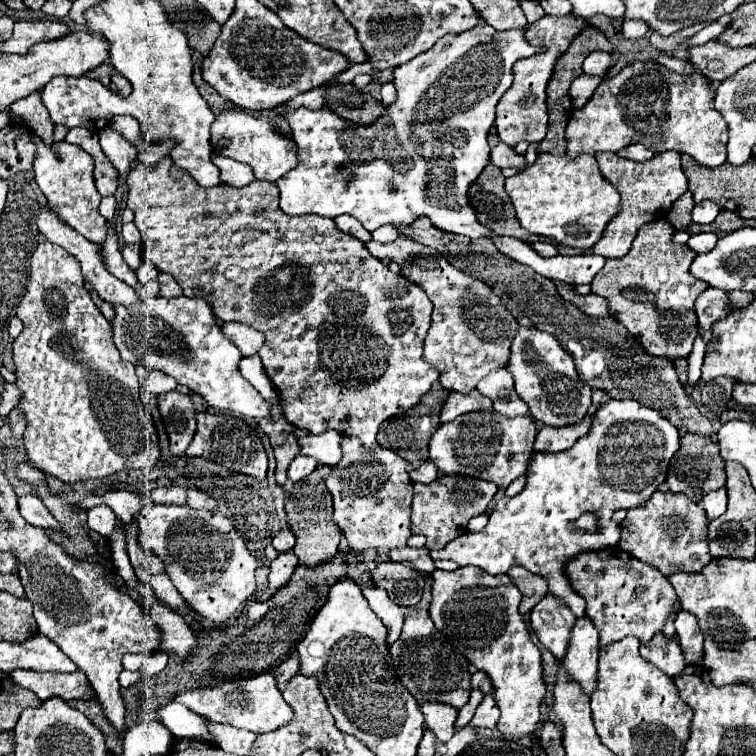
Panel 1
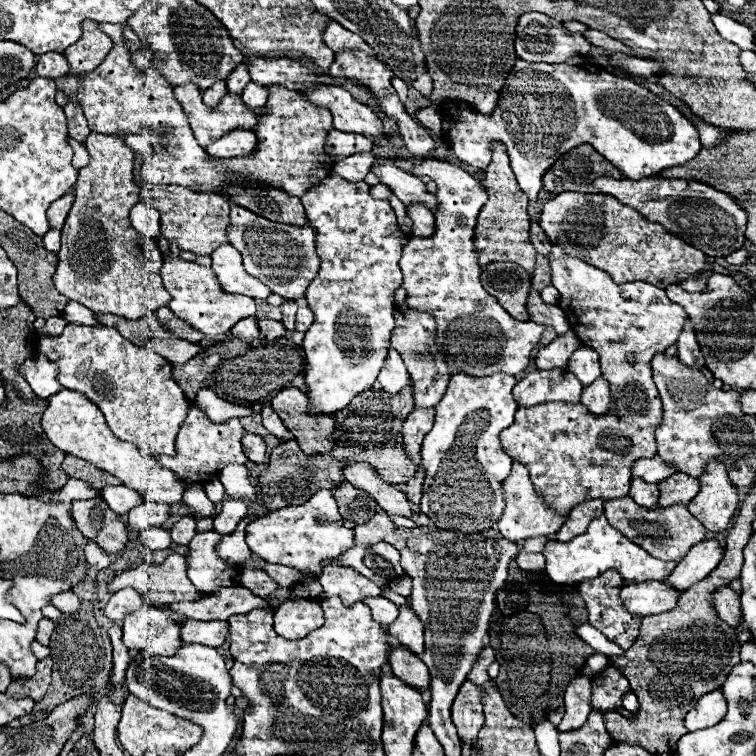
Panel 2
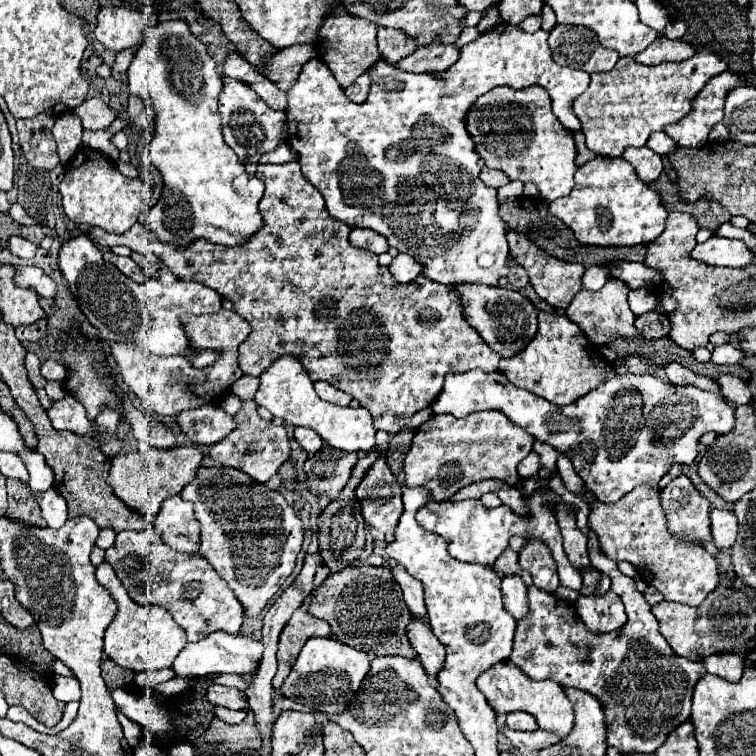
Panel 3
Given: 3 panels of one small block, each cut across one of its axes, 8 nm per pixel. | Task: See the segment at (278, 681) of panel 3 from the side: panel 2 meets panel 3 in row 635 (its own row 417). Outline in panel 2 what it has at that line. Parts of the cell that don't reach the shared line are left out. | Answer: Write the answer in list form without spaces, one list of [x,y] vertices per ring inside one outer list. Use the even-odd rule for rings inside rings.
[[[284,388],[272,398],[272,408],[284,420],[306,454],[330,452],[334,420],[326,414],[312,414],[308,396],[298,388]]]

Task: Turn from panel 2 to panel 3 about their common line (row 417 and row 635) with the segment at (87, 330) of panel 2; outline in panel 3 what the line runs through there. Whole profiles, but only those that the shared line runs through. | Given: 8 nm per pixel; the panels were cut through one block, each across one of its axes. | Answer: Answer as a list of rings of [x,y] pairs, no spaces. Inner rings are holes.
[[[102,562],[96,568],[96,580],[108,592],[112,592],[112,598],[116,600],[116,606],[118,606],[118,612],[116,612],[116,616],[114,616],[114,620],[108,626],[106,636],[104,636],[106,656],[110,660],[114,660],[118,666],[130,668],[134,672],[170,668],[174,658],[188,644],[188,640],[186,640],[184,630],[180,626],[176,626],[176,622],[172,620],[168,610],[164,610],[162,606],[140,606],[140,604],[132,602],[126,588],[116,578],[116,574],[108,562]]]

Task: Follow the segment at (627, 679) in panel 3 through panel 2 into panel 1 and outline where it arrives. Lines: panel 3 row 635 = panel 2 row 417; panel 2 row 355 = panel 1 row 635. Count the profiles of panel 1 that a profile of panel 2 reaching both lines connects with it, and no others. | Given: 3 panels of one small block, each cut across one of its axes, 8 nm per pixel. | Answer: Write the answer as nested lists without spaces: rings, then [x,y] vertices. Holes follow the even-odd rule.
[[[616,546],[576,554],[566,562],[564,576],[570,586],[584,596],[586,616],[600,634],[600,648],[606,648],[626,636],[636,636],[642,644],[648,644],[654,634],[664,630],[678,600],[664,574],[660,574],[654,566],[624,554]]]

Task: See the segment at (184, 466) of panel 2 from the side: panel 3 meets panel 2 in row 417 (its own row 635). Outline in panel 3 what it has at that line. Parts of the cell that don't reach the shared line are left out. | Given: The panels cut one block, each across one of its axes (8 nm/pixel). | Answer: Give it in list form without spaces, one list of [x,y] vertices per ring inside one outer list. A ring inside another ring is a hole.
[[[154,528],[142,532],[118,532],[114,546],[106,550],[106,562],[112,564],[130,598],[142,606],[162,604],[174,622],[188,634],[188,642],[202,640],[210,632],[224,630],[236,634],[242,626],[244,608],[232,594],[230,586],[212,570],[206,558],[176,552],[160,540]]]

